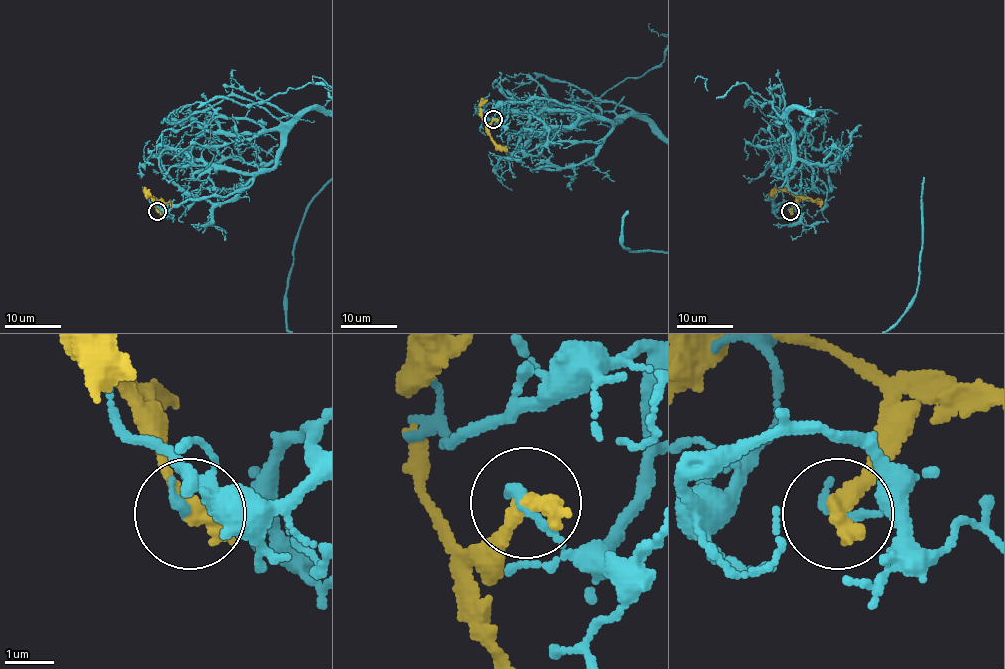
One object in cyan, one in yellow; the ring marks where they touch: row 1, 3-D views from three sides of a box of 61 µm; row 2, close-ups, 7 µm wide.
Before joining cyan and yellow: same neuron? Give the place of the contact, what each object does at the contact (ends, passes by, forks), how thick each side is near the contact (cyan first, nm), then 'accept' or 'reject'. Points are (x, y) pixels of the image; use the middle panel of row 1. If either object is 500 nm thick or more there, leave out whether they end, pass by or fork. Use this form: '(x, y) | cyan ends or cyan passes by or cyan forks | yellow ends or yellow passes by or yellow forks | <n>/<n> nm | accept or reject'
(493, 119) | cyan ends | yellow ends | 240/440 nm | reject

